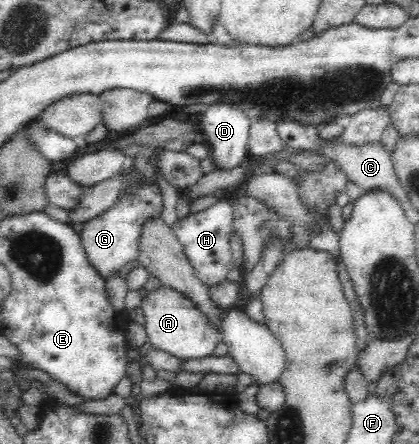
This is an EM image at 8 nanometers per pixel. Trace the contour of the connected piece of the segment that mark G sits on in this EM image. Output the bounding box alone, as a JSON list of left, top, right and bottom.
[80,181,163,279]

